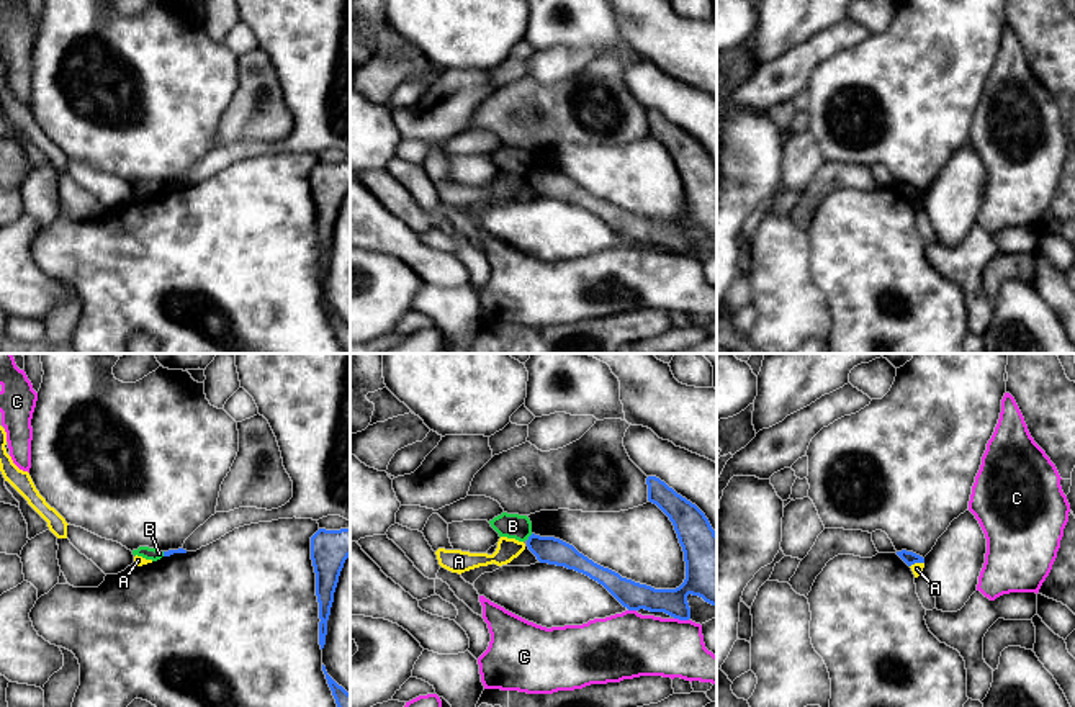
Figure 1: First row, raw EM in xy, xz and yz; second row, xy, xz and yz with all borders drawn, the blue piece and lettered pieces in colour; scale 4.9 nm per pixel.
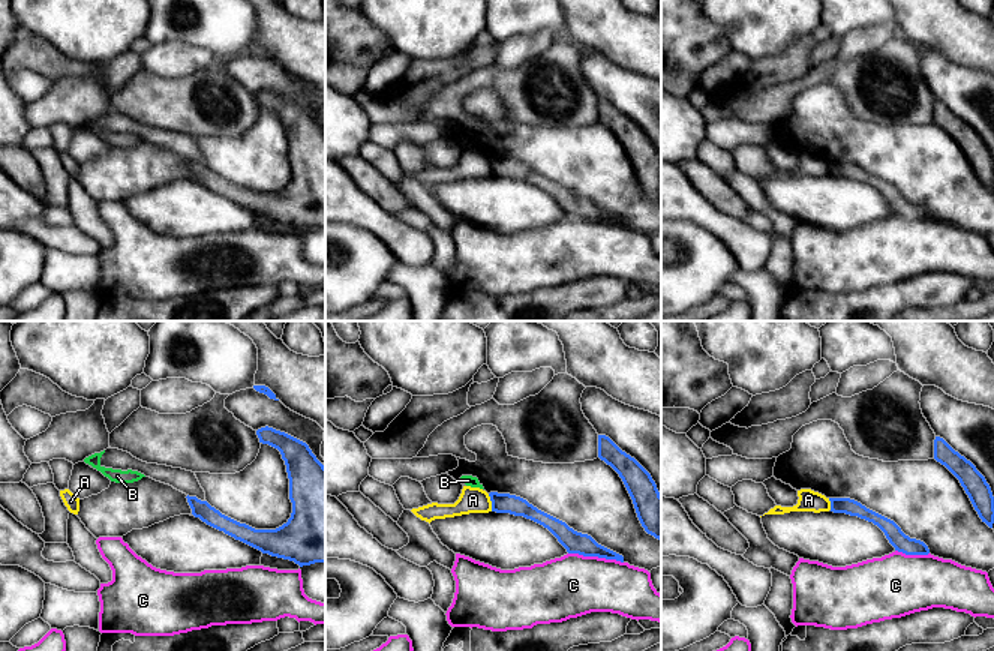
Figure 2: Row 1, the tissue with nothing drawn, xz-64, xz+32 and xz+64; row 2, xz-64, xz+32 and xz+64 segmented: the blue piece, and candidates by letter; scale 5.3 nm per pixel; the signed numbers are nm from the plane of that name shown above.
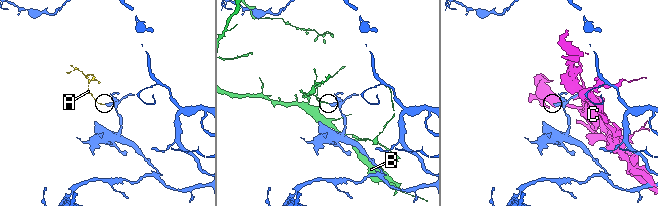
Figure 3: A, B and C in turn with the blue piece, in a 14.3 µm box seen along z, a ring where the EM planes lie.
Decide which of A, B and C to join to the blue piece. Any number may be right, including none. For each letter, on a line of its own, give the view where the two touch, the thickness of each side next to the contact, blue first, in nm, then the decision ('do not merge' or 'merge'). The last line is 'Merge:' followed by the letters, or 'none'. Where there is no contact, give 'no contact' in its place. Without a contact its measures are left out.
A: yz | 70/60 nm | do not merge
B: xz | 130/130 nm | do not merge
C: xz | 220/300 nm | do not merge
Merge: none

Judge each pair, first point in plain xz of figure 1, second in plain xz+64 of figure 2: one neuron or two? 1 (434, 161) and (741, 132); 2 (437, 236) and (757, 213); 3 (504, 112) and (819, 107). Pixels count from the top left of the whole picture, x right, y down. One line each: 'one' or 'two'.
1: two
2: one
3: two

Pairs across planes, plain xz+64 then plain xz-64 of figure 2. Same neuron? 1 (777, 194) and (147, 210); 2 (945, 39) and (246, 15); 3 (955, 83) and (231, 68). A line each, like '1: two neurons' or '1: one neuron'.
1: one neuron
2: two neurons
3: one neuron

